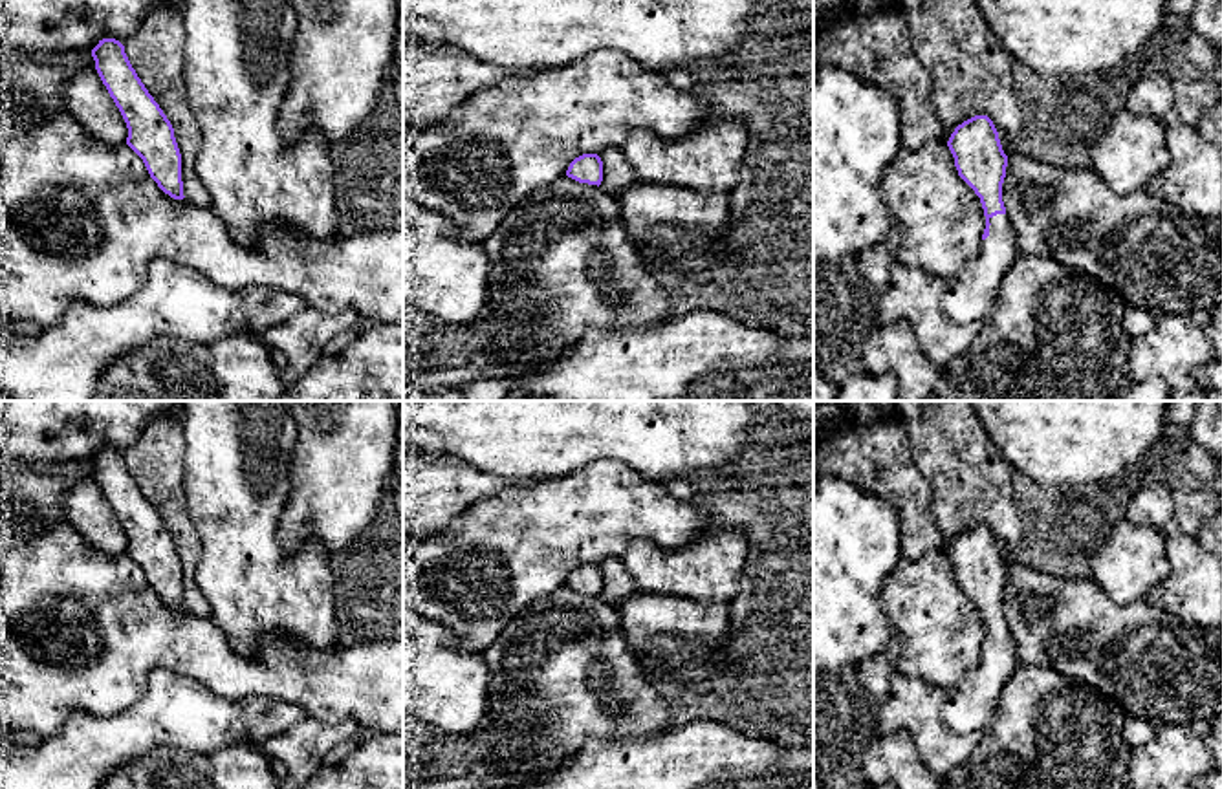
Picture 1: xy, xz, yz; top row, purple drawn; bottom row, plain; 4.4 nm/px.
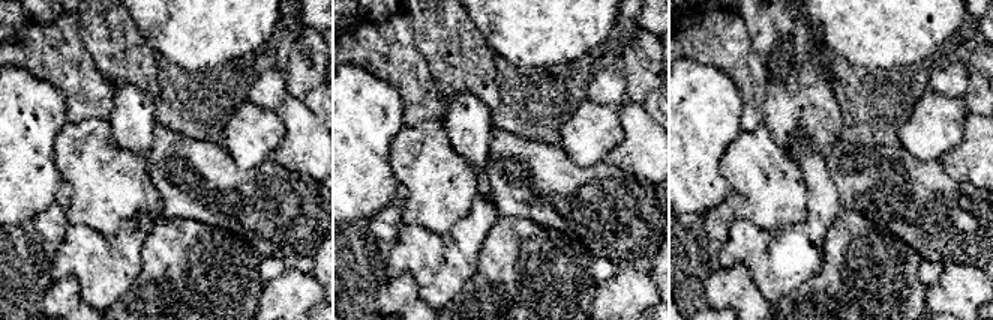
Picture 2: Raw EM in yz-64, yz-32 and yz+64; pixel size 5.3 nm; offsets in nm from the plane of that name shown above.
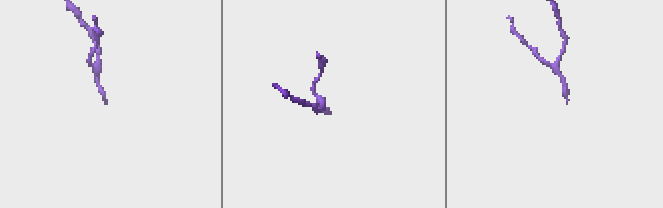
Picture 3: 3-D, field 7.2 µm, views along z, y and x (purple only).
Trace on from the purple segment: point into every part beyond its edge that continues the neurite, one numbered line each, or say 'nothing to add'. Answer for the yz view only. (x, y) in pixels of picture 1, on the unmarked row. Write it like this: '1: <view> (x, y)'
1: yz (946, 725)

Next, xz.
nothing to add

